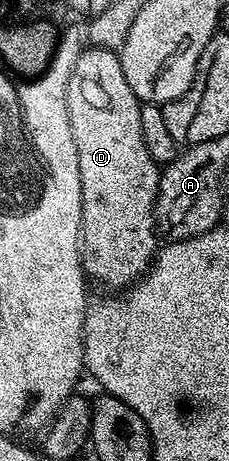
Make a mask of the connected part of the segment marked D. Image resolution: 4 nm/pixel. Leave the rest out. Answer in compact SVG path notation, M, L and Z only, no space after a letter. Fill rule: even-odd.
M86 46L81 56L75 61L75 69L67 85L67 117L71 121L71 137L75 137L75 149L79 153L79 181L81 182L81 268L86 276L97 283L102 283L109 289L124 289L133 286L155 262L159 250L159 236L155 226L155 208L157 206L157 186L161 180L161 171L158 163L147 153L147 145L143 145L143 128L139 126L139 113L142 102L137 94L127 85L127 77L123 77L121 56L116 50L107 47Z

